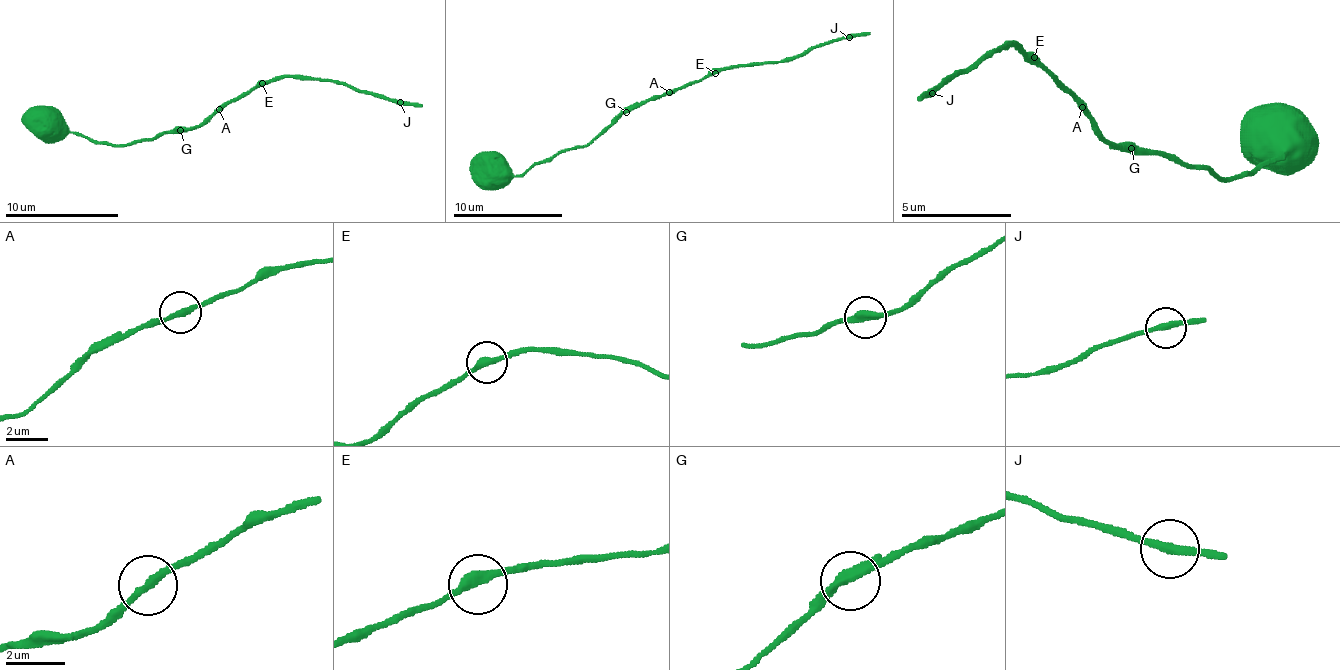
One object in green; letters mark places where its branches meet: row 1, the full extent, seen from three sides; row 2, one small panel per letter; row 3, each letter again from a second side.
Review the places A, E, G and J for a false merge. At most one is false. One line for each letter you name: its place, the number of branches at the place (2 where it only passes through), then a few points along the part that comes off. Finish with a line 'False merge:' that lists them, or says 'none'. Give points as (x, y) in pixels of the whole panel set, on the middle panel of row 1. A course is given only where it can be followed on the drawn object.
G: at (626, 112); 2 branches meet; foreign part runs (626, 111), (734, 65), (788, 62), (817, 46), (870, 32)
False merge: G

